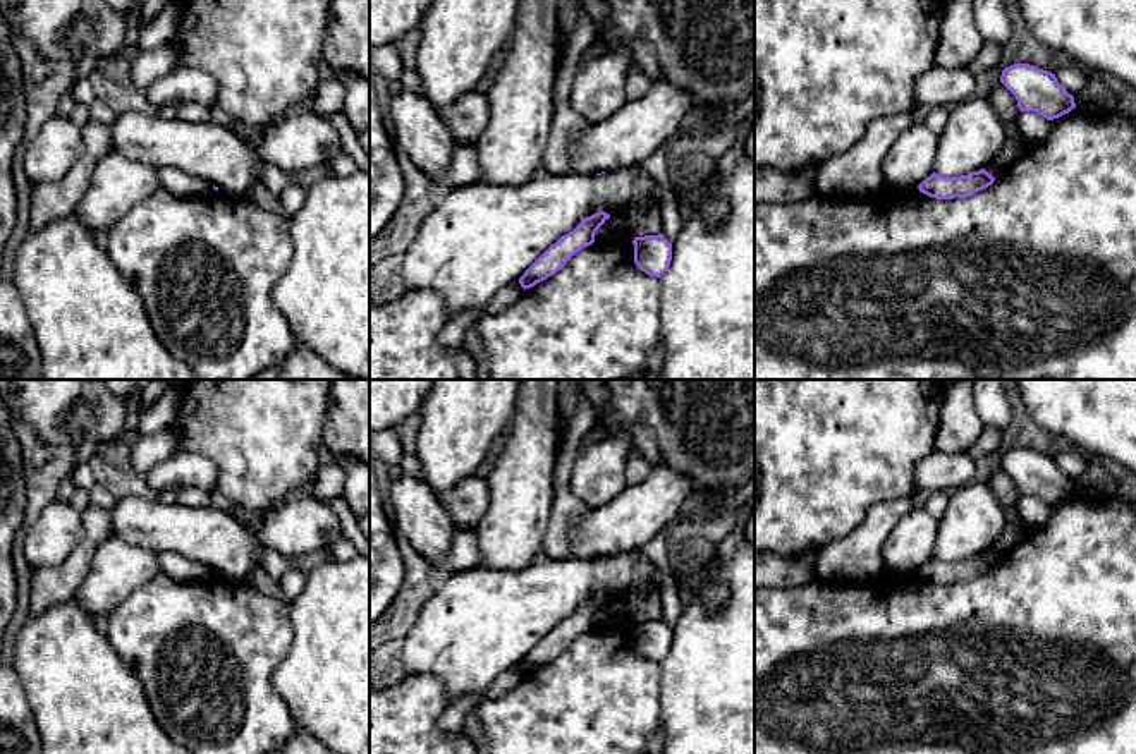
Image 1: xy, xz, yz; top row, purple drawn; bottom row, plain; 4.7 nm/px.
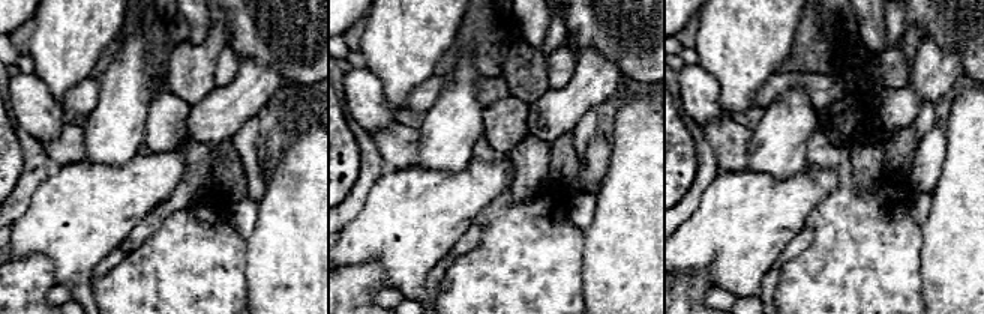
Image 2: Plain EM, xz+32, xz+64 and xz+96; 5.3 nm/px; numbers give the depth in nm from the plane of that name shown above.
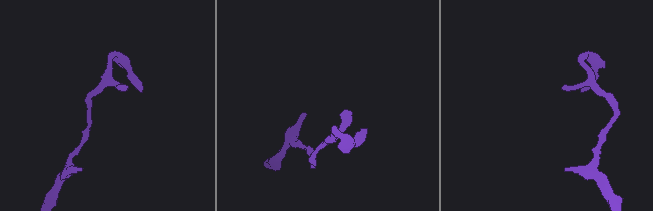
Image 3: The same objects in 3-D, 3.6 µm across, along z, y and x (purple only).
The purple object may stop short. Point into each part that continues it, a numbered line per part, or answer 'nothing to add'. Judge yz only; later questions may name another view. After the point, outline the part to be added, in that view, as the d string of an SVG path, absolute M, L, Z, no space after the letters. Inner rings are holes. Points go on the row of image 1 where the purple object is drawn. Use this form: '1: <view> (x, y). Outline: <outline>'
nothing to add

